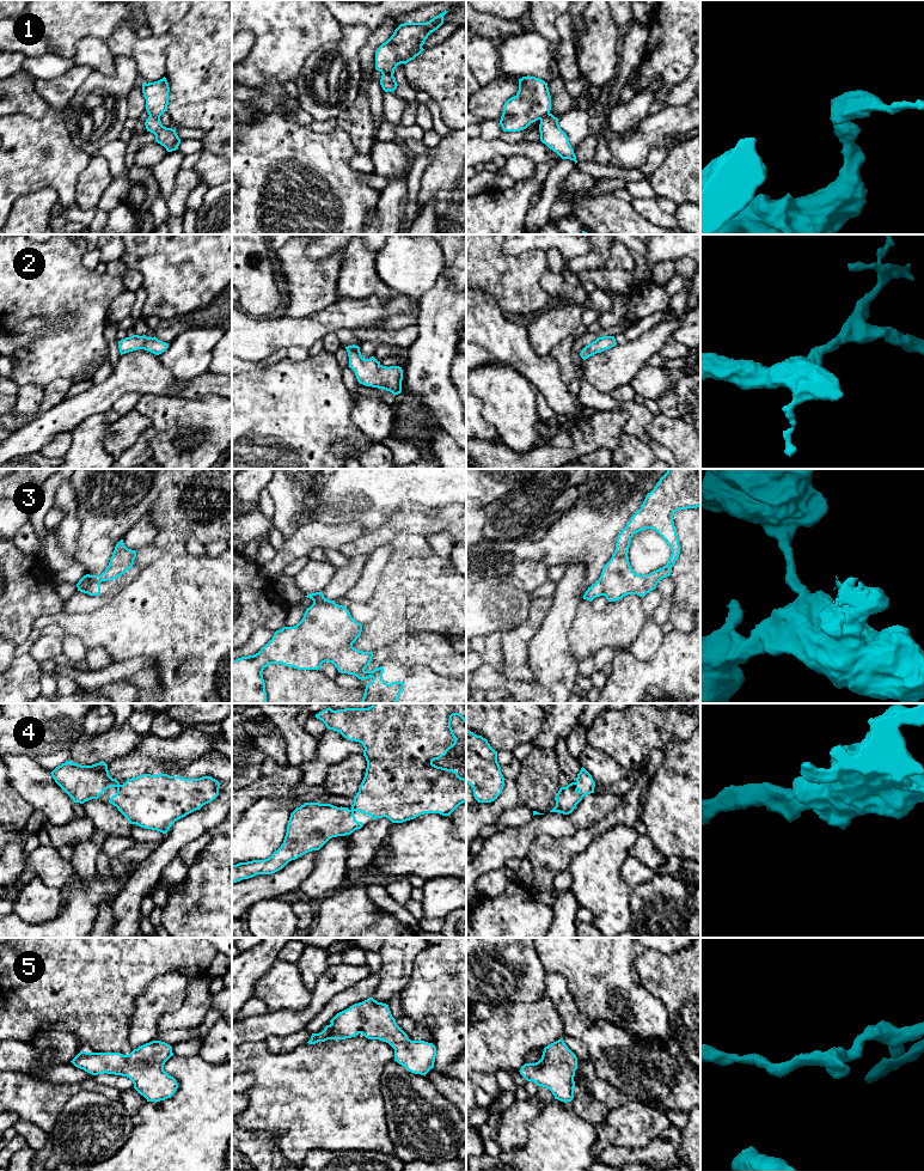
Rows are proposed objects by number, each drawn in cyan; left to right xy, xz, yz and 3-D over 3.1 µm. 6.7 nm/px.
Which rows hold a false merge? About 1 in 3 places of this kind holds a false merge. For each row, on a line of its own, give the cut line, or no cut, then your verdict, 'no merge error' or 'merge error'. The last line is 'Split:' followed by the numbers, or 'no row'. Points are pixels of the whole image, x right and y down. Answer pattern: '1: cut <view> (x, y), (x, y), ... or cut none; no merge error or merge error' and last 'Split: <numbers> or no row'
1: cut xy (150, 115), (159, 117); merge error
2: cut none; no merge error
3: cut xy (99, 581), (92, 581), (84, 589), (77, 586); merge error
4: cut none; no merge error
5: cut none; no merge error
Split: 1, 3

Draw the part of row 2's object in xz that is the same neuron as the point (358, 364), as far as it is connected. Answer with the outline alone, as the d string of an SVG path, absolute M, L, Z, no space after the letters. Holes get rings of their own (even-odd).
M359 346L345 347L349 367L355 372L360 384L384 389L398 395L402 392L403 370L399 366L383 366L374 356L365 359Z

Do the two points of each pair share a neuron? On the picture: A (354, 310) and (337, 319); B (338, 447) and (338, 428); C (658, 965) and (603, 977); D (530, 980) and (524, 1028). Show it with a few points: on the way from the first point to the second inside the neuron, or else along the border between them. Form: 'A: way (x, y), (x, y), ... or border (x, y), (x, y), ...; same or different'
A: way (350, 313), (341, 316); same
B: border (366, 444), (358, 450), (336, 441), (330, 449); different
C: border (643, 950), (634, 970), (650, 994); different
D: border (543, 995), (532, 1001), (502, 1001), (500, 1004); different

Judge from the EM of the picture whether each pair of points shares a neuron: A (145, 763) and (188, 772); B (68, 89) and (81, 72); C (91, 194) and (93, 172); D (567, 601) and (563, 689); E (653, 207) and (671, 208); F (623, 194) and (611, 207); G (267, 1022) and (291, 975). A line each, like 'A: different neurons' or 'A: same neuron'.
A: different neurons
B: same neuron
C: same neuron
D: same neuron
E: different neurons
F: different neurons
G: different neurons

